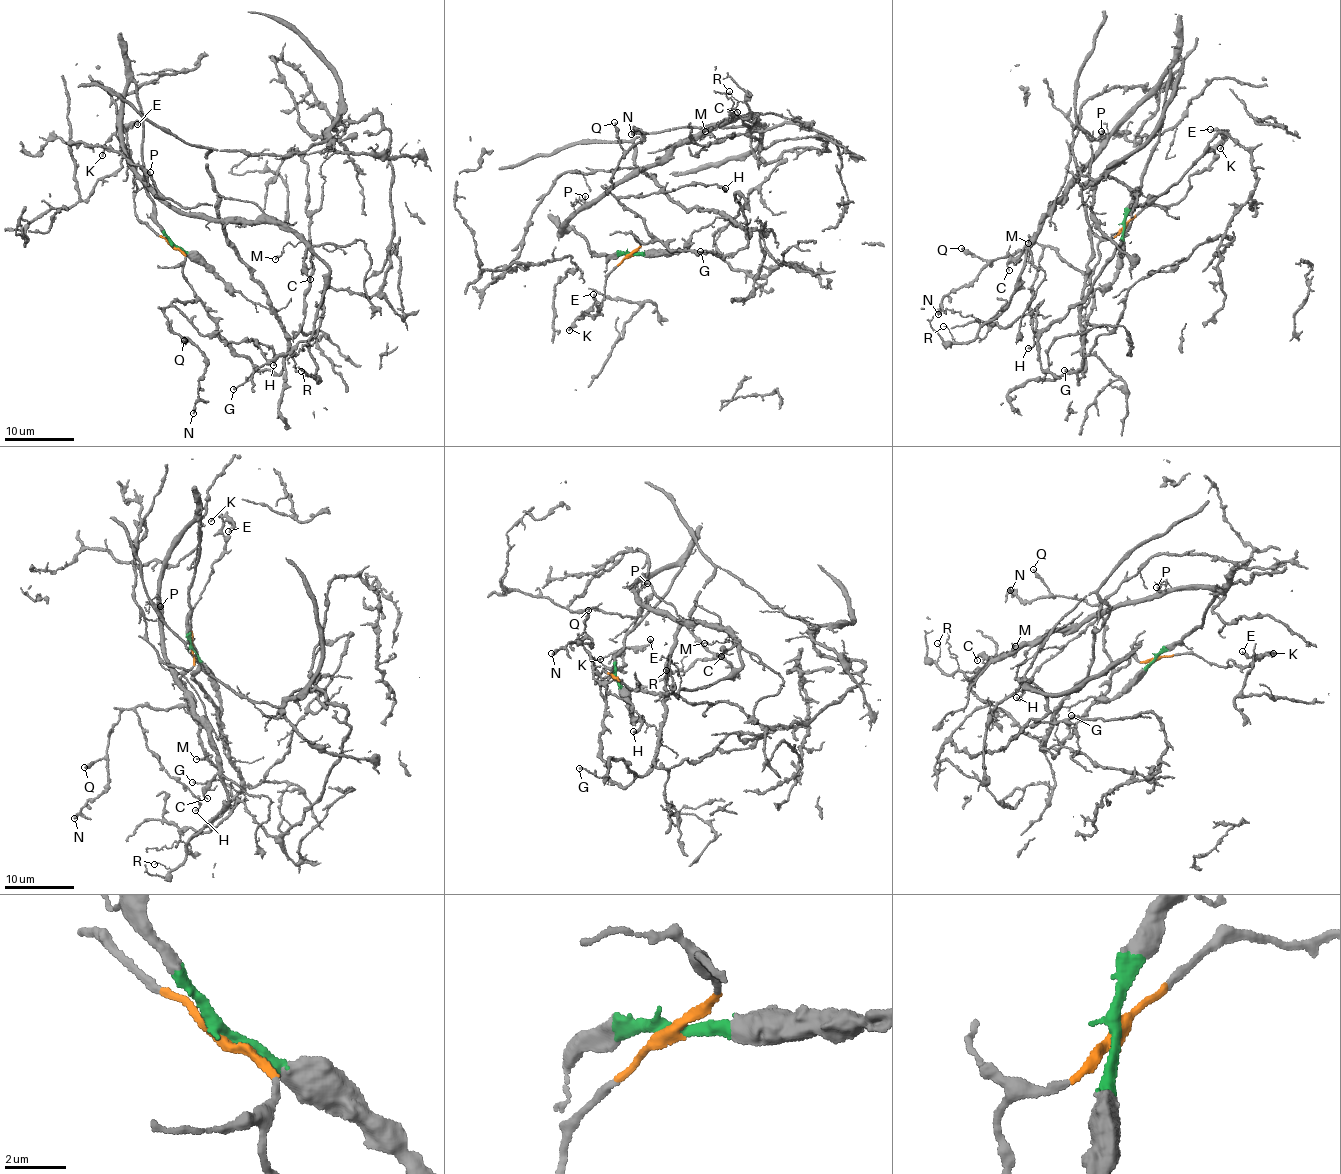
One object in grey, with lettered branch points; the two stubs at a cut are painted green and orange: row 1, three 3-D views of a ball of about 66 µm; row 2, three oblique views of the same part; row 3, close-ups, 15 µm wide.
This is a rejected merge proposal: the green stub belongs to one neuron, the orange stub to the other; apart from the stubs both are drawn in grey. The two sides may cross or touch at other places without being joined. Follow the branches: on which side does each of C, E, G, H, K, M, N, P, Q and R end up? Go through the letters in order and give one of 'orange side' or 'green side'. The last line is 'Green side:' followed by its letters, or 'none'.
C: green side
E: orange side
G: orange side
H: orange side
K: orange side
M: green side
N: orange side
P: green side
Q: orange side
R: green side
Green side: C, M, P, R

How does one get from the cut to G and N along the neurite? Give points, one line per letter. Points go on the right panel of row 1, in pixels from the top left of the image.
G: (1125, 227), (1113, 239), (1098, 244), (1099, 258), (1091, 278), (1093, 305), (1083, 370), (1065, 370)
N: (1125, 227), (1098, 244), (1090, 273), (1033, 244), (983, 265), (942, 300), (937, 314)

